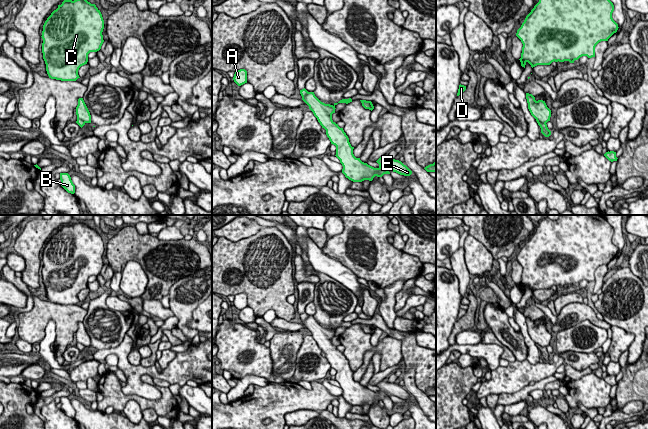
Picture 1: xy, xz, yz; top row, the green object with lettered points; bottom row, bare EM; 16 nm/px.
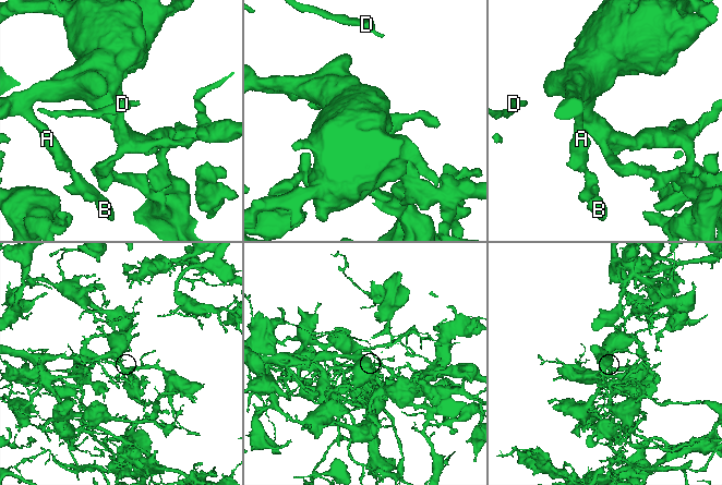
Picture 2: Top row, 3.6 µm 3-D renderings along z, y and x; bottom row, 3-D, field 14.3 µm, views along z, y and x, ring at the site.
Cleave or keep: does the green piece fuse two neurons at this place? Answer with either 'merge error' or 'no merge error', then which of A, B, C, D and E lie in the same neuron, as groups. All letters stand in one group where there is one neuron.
merge error; groups A B C E / D

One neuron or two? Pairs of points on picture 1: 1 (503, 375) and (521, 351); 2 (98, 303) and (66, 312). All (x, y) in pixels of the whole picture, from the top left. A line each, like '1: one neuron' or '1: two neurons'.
1: two neurons
2: two neurons

